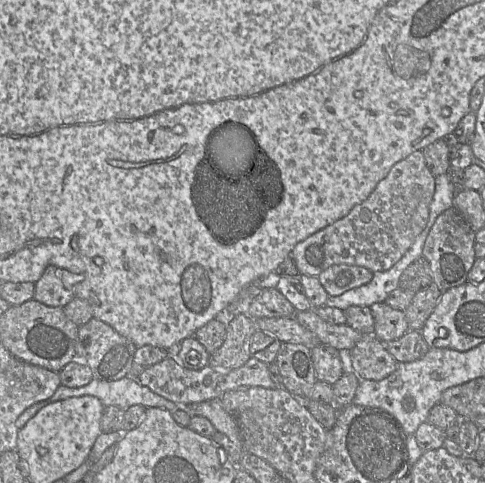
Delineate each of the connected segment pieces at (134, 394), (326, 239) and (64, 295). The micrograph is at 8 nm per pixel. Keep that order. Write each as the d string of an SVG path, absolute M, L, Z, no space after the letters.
M125 376L118 380L101 380L94 377L87 385L78 388L69 388L60 385L55 391L55 393L49 399L37 402L28 407L26 410L24 410L17 418L15 424L17 428L20 430L40 409L42 409L46 405L59 400L64 400L66 398L84 395L97 397L102 402L104 407L118 406L126 411L129 407L133 405L141 405L144 406L145 408L158 407L165 408L169 411L183 410L192 417L192 415L189 413L189 405L172 402L154 393L147 386L140 384L136 378L133 378L131 376Z
M420 150L414 151L397 162L370 195L345 217L295 245L290 256L296 263L299 275L318 277L328 267L339 264L364 267L373 273L389 270L404 256L425 229L434 191L435 177L428 169L423 153Z
M49 265L35 283L34 299L51 307L64 307L73 298L72 287L65 287L58 275L58 267Z

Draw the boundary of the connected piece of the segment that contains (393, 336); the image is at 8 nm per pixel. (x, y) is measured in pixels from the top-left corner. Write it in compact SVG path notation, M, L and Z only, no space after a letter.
M384 302L373 304L370 309L374 317L374 336L378 340L397 340L409 331L404 311L395 310Z

